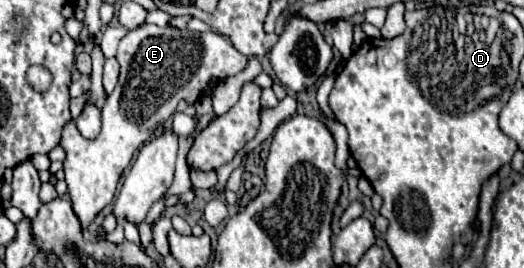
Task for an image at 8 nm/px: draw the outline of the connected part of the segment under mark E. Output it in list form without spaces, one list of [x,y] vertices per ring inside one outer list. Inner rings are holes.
[[[154,24],[130,30],[130,34],[118,44],[116,58],[120,62],[120,80],[118,80],[116,88],[112,90],[112,94],[108,94],[106,104],[102,108],[102,132],[98,134],[98,138],[84,140],[84,144],[68,148],[68,146],[64,146],[64,128],[62,128],[60,146],[66,150],[66,158],[62,162],[64,174],[66,174],[66,184],[68,184],[68,192],[70,192],[76,216],[80,218],[84,228],[96,218],[96,214],[104,206],[108,206],[114,200],[120,176],[128,168],[134,152],[138,152],[138,148],[142,144],[152,140],[152,134],[156,132],[158,124],[166,122],[176,112],[178,102],[184,100],[188,104],[194,104],[202,96],[202,92],[210,80],[222,82],[222,80],[238,74],[240,70],[244,70],[244,66],[248,62],[246,56],[242,56],[238,50],[234,50],[226,42],[226,38],[214,30],[190,32],[190,30],[178,30],[178,28],[168,28],[168,26],[160,30],[160,26],[154,26]],[[130,94],[158,94],[158,100],[152,100],[152,98],[144,100],[144,98],[136,98]]]

